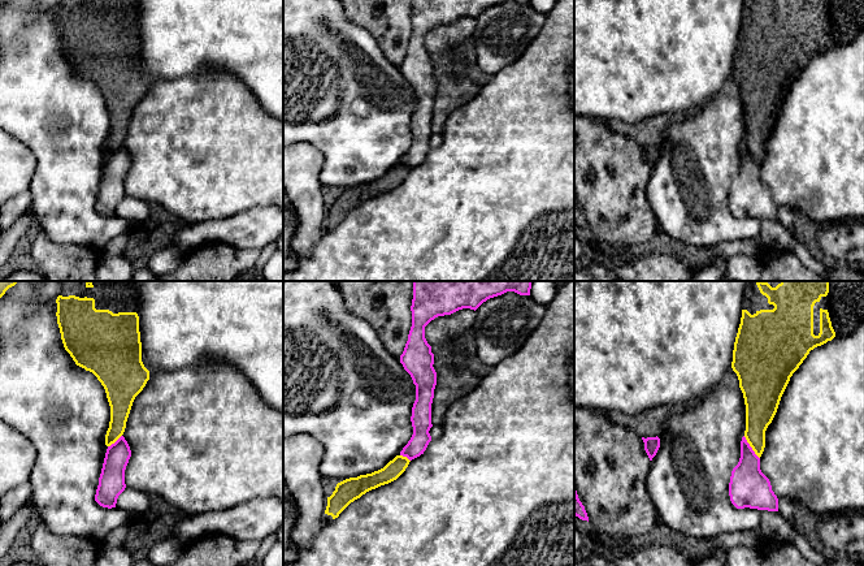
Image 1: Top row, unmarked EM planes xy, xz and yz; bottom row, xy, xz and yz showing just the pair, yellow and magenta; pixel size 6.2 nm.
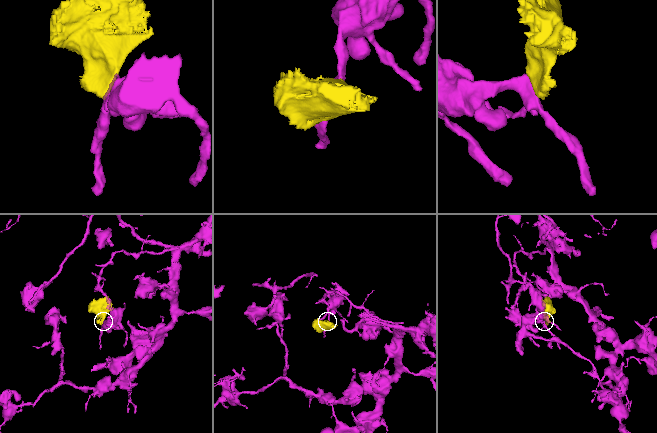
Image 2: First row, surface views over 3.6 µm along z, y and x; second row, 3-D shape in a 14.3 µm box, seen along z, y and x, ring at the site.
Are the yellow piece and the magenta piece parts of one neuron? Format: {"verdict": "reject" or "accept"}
{"verdict": "reject"}

